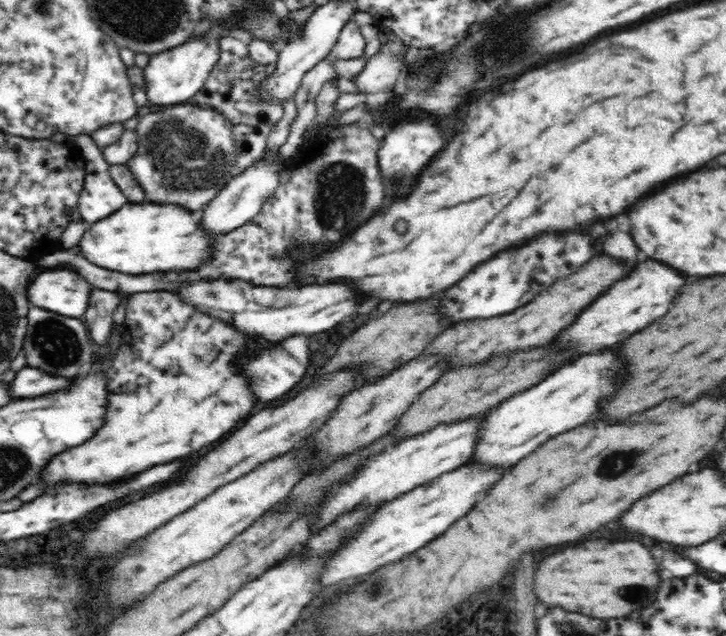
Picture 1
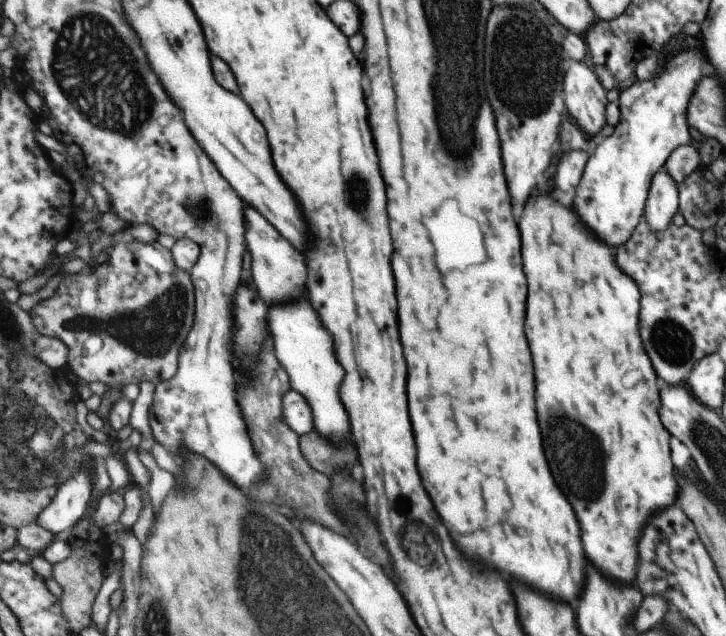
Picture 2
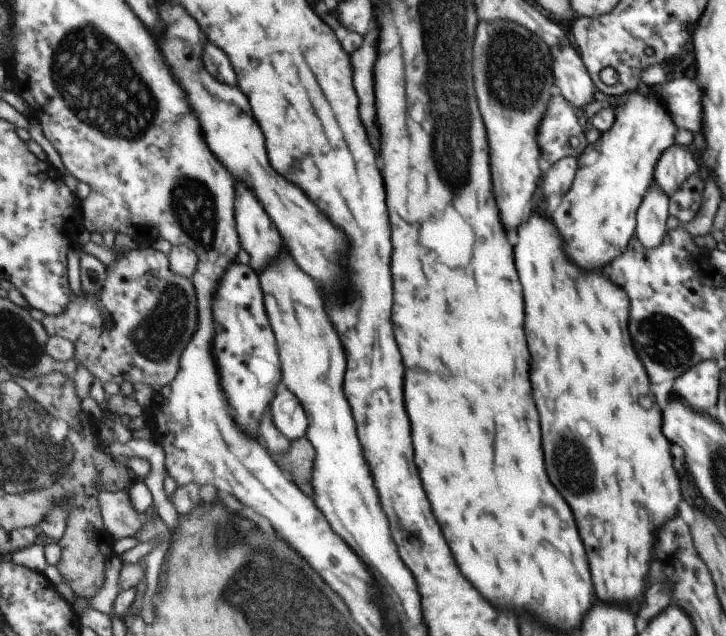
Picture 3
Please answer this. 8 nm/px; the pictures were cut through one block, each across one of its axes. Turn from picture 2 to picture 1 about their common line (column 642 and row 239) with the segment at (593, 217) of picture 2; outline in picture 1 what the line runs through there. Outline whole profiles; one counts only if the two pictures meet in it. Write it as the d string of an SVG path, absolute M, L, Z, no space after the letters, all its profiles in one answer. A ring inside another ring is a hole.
M127 203L120 210L95 223L89 223L78 246L82 257L100 268L138 276L168 272L174 268L194 270L208 259L214 240L200 228L198 218L180 205Z

